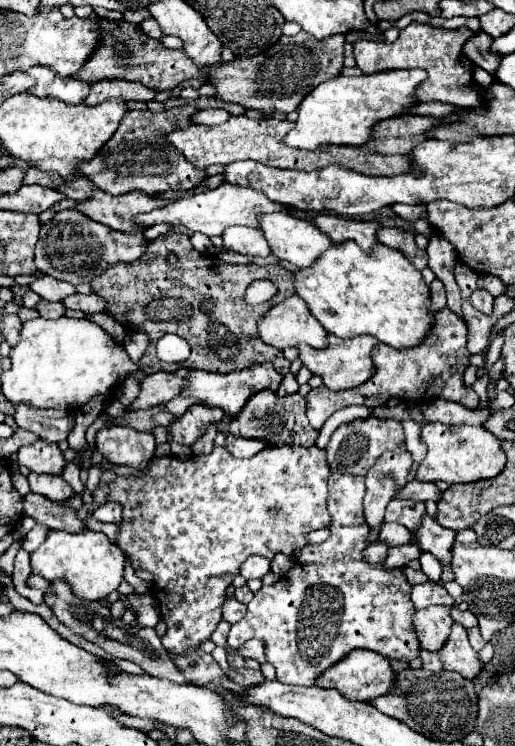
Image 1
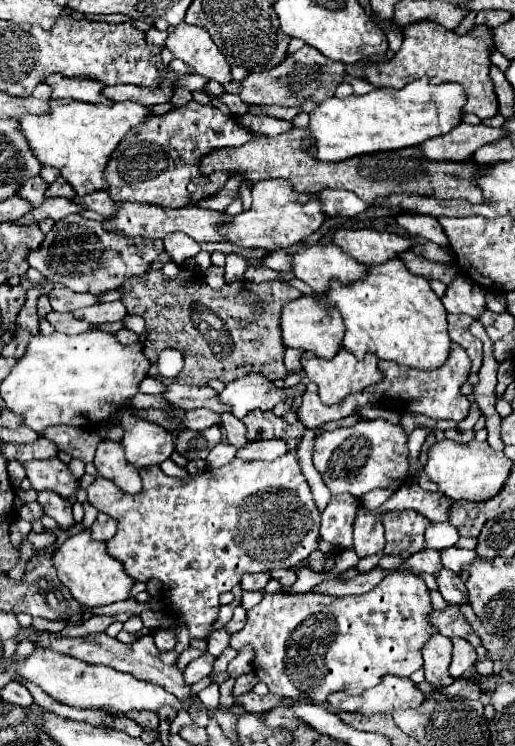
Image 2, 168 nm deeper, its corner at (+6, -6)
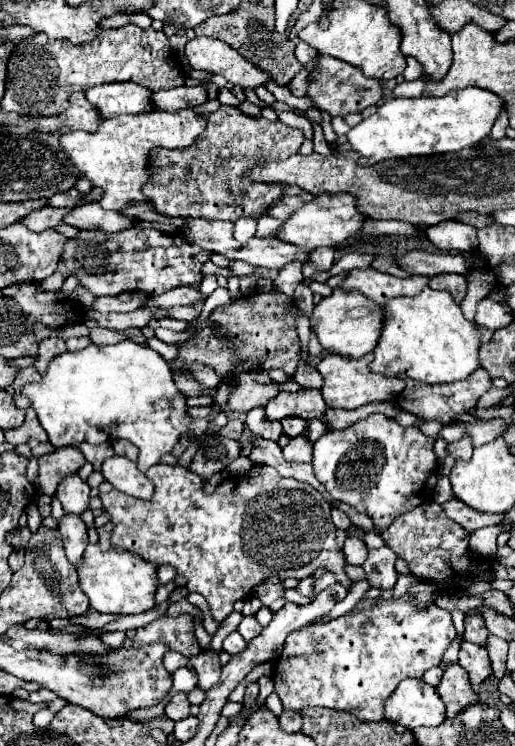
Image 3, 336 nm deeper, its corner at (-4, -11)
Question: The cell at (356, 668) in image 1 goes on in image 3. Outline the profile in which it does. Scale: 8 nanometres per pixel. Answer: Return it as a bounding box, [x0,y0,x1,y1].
[385,678,445,730]

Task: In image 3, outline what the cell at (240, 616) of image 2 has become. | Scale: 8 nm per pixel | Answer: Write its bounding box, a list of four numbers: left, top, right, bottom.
[237,616,261,642]

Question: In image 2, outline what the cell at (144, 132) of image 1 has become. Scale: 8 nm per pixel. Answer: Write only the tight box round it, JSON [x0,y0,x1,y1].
[103,101,255,207]

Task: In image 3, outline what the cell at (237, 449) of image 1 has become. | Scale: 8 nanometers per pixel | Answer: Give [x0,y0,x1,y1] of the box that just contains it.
[283,436,313,462]

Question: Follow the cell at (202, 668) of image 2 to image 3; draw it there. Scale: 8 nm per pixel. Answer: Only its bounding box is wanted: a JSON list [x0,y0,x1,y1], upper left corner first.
[165,694,189,720]

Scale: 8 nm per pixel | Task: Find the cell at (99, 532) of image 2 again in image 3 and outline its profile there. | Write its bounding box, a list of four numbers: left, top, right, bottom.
[97,522,113,552]

